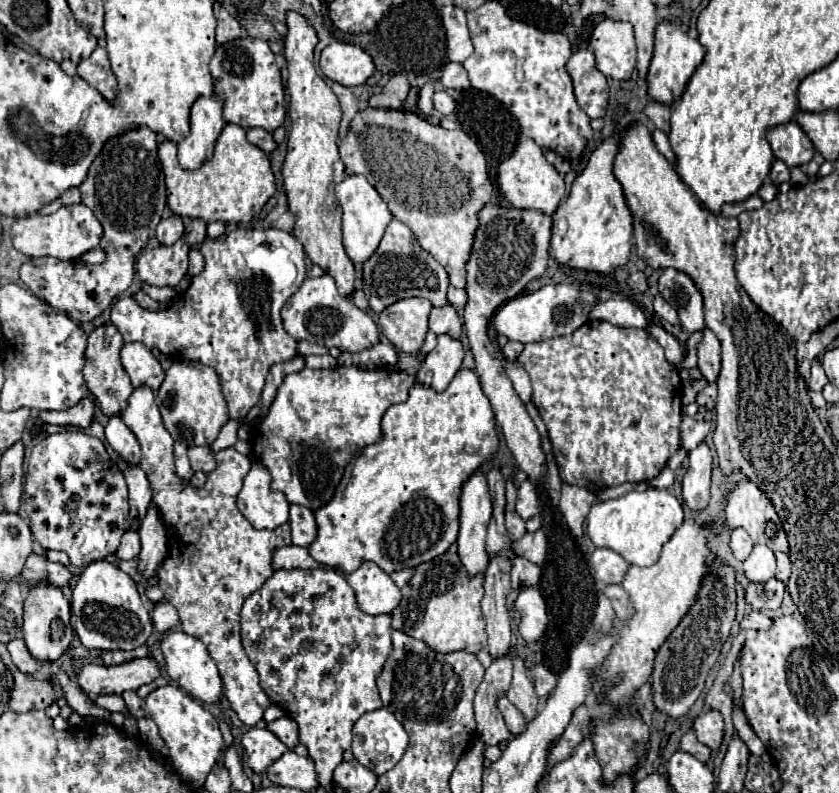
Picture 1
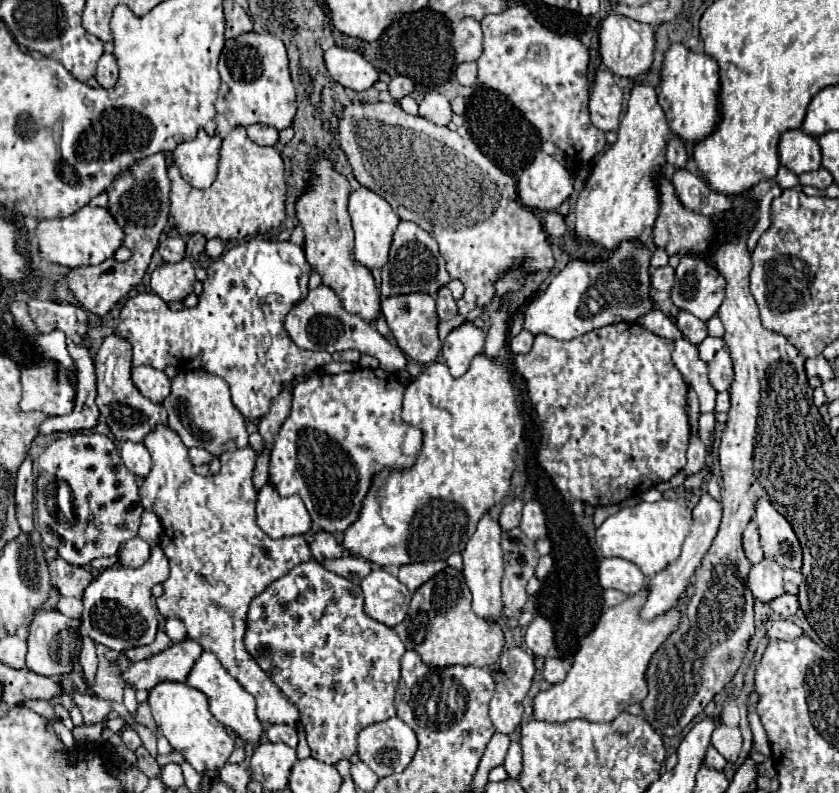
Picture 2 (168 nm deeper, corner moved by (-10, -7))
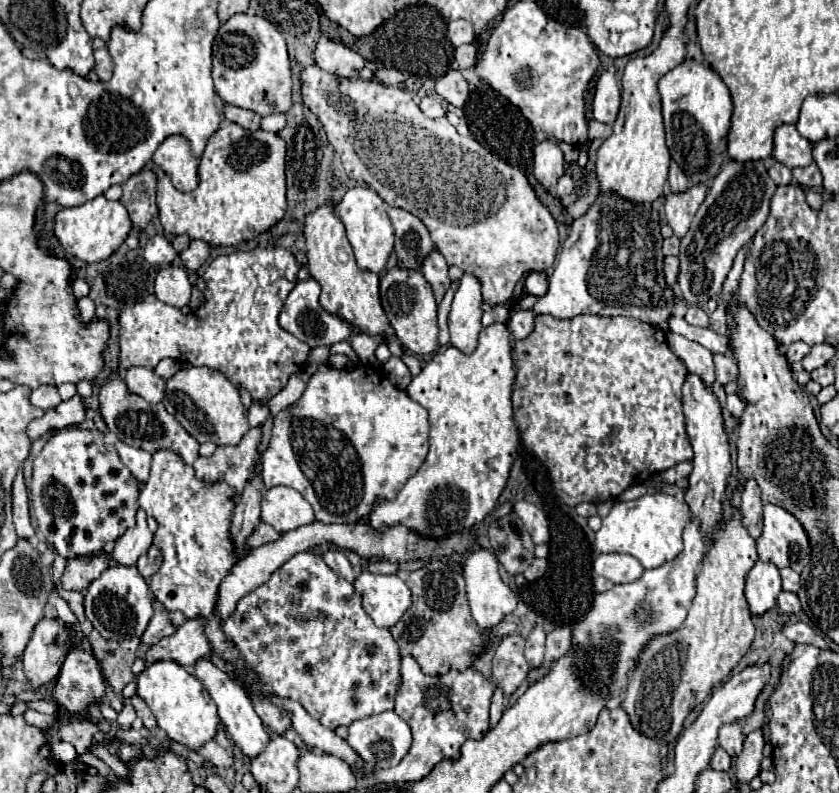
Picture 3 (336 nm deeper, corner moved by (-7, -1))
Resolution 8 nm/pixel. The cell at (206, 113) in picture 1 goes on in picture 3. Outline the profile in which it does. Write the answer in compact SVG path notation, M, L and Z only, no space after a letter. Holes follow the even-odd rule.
M181 134L165 138L165 142L155 150L153 162L169 174L175 188L183 192L191 192L199 184L199 158L193 156L189 140Z

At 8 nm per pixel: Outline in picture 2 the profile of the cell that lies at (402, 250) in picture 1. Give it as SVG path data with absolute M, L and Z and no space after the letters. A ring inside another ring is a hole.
M400 222L394 234L394 242L390 248L390 260L380 270L380 294L382 296L396 296L396 294L410 294L410 292L426 292L436 296L438 288L448 284L450 276L444 268L444 258L438 252L436 240L422 230L414 222Z

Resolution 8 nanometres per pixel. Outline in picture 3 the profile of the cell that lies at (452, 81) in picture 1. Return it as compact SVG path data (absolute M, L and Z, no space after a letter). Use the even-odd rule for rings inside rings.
M473 44L459 46L459 48L455 50L455 60L457 60L457 64L459 64L459 70L471 68L471 66L475 64L475 54L477 54L477 50L475 50Z

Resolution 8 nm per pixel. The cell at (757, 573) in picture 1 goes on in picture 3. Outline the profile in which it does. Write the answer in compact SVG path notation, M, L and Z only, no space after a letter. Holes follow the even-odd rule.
M757 560L751 572L747 574L745 598L749 602L751 614L763 614L771 610L781 592L781 576L779 568L773 562Z

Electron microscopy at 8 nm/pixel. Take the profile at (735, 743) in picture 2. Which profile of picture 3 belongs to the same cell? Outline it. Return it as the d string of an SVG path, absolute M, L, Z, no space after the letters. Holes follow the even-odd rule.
M731 722L731 724L725 724L719 728L719 746L731 754L733 758L739 754L741 746L743 746L743 732L741 732L741 726L737 722Z

